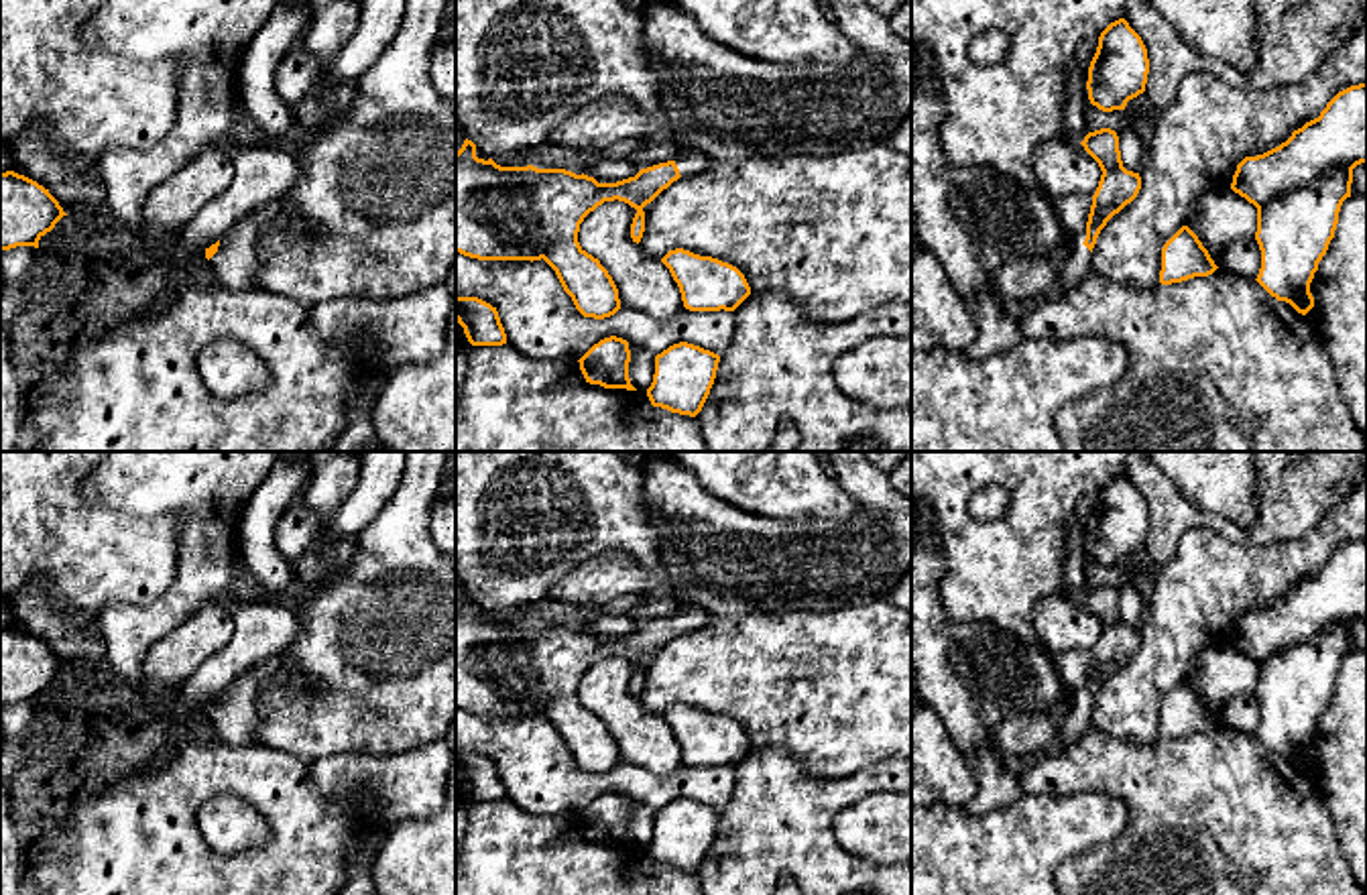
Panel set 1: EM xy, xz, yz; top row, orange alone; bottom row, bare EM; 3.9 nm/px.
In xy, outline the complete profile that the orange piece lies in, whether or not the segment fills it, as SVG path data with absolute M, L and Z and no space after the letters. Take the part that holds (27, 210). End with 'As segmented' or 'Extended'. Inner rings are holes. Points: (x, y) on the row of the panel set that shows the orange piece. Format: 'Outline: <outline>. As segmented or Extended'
Outline: M14 171L0 173L0 252L35 246L67 216L37 181Z. As segmented

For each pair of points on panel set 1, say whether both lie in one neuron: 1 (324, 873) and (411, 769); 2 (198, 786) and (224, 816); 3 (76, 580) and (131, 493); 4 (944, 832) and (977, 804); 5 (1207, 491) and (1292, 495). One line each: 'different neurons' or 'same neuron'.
1: different neurons
2: different neurons
3: different neurons
4: different neurons
5: different neurons

